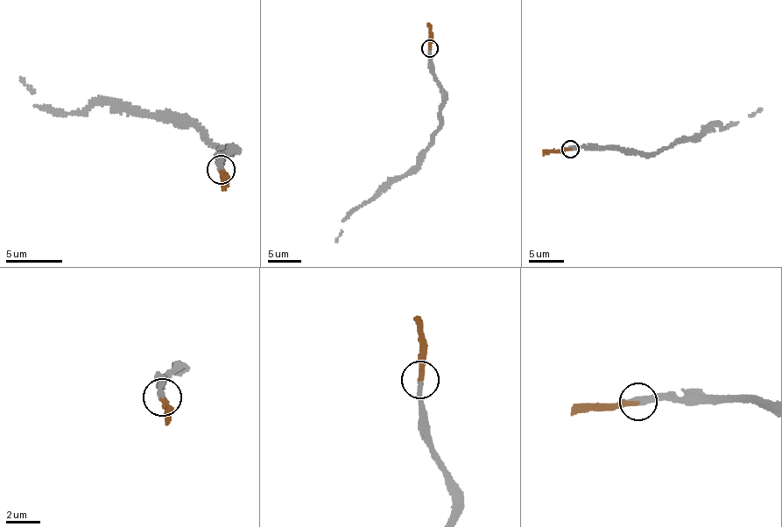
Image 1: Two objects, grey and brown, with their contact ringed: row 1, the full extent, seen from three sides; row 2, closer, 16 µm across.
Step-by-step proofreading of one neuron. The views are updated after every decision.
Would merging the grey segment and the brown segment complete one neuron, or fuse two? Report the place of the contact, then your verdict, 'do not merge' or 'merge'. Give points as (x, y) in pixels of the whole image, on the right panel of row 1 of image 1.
place (570, 149); merge

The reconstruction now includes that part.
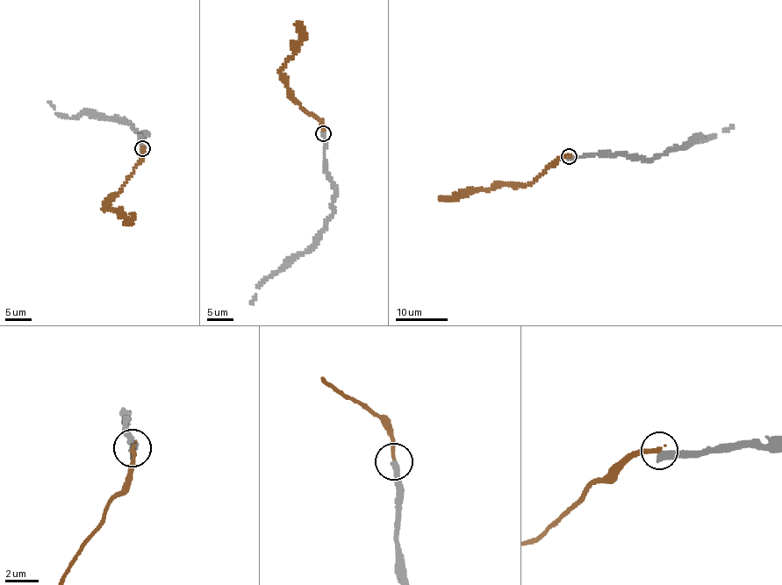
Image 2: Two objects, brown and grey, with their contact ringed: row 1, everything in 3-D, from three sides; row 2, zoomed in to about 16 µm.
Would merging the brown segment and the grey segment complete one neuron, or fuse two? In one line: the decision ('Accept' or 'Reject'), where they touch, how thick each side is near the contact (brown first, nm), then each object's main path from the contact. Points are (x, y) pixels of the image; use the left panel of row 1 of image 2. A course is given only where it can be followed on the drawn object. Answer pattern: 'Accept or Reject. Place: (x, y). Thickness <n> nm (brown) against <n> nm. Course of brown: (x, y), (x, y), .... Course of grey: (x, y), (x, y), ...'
Reject. Place: (142, 148). Thickness 240 nm (brown) against 400 nm. Course of brown: (143, 148), (143, 155), (104, 209), (118, 210), (126, 222). Course of grey: (143, 148), (139, 139), (146, 132), (139, 131), (130, 123), (83, 112), (69, 117), (58, 116), (48, 101)

